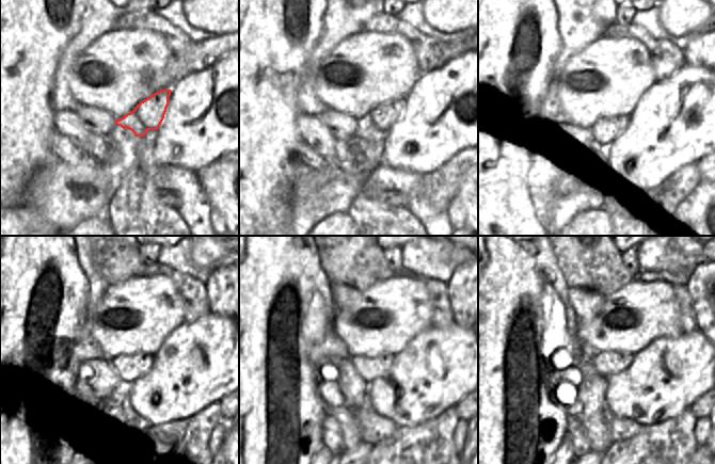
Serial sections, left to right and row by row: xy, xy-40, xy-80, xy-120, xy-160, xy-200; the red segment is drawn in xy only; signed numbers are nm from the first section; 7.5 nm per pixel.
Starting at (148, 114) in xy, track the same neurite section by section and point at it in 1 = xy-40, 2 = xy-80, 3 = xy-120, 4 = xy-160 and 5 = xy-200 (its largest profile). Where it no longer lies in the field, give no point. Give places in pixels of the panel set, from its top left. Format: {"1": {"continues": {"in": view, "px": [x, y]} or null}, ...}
{"1": {"continues": {"in": "xy-40", "px": [378, 123]}}, "2": {"continues": {"in": "xy-80", "px": [608, 129]}}, "3": {"continues": {"in": "xy-120", "px": [130, 368]}}, "4": {"continues": {"in": "xy-160", "px": [369, 368]}}, "5": {"continues": {"in": "xy-200", "px": [606, 364]}}}

